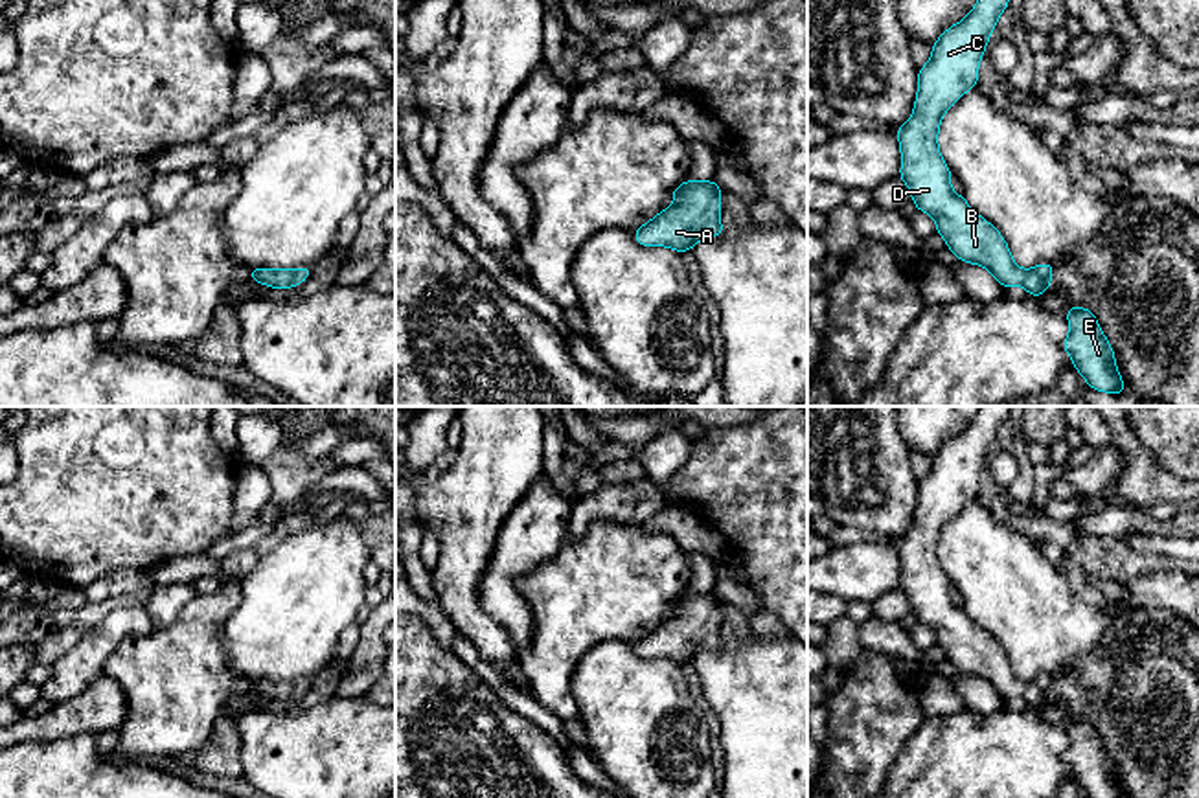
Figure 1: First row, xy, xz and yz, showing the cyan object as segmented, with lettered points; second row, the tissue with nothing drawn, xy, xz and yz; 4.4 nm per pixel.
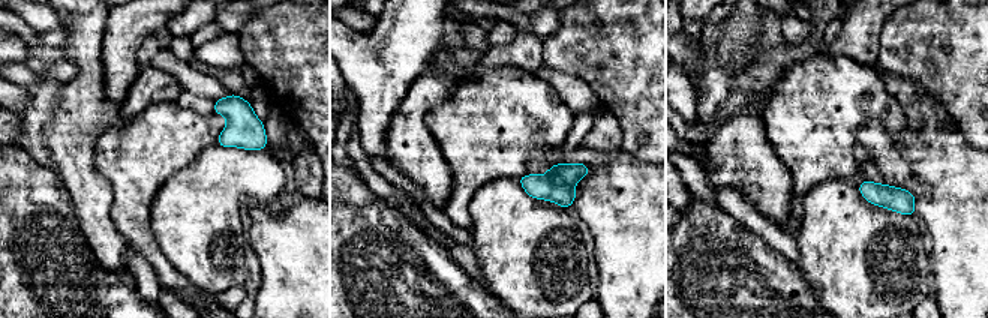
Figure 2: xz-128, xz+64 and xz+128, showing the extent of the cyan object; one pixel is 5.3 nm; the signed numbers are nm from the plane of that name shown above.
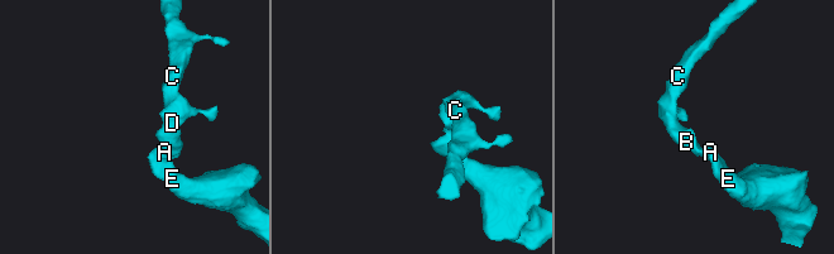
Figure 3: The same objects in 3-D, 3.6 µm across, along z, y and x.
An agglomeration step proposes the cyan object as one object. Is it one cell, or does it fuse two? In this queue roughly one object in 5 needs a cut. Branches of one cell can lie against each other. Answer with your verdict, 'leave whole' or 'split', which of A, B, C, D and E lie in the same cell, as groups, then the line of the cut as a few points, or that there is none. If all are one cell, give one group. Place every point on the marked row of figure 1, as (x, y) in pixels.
leave whole | A B C D E | no cut

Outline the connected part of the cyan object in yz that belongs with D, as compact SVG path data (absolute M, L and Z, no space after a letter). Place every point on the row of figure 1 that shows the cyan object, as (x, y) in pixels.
M978 0L964 20L953 24L931 46L931 61L918 70L918 96L912 118L896 129L901 149L899 178L908 186L912 202L936 221L936 232L945 239L947 248L964 263L986 267L1004 289L1022 285L1030 296L1048 291L1054 267L1039 263L1033 268L1019 268L1010 254L1008 243L999 230L984 221L962 195L951 189L951 169L938 149L942 116L978 83L978 64L999 17L1006 11L1008 0Z

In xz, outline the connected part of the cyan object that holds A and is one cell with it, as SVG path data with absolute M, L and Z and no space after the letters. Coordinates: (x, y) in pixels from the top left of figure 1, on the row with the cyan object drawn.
M684 180L669 193L679 204L664 208L657 217L634 230L634 241L642 246L669 246L684 254L702 237L723 235L719 213L723 189L715 180Z

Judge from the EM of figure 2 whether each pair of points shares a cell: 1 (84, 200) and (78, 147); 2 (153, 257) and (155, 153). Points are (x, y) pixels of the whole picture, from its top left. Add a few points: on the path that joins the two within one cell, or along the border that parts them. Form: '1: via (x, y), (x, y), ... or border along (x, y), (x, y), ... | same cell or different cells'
1: via (84, 186), (78, 174), (78, 161) | same cell
2: via (138, 231), (138, 179) | same cell

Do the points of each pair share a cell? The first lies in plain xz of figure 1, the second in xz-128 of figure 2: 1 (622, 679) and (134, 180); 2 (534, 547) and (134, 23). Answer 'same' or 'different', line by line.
1: different
2: same

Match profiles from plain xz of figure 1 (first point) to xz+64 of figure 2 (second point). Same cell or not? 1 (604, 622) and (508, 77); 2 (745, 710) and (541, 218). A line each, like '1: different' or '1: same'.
1: same
2: different

